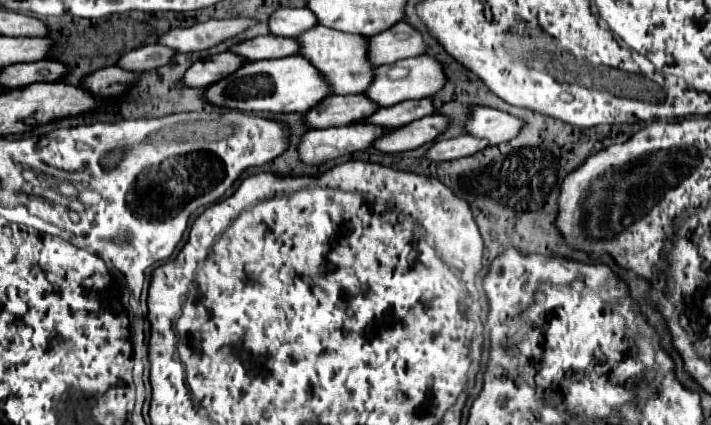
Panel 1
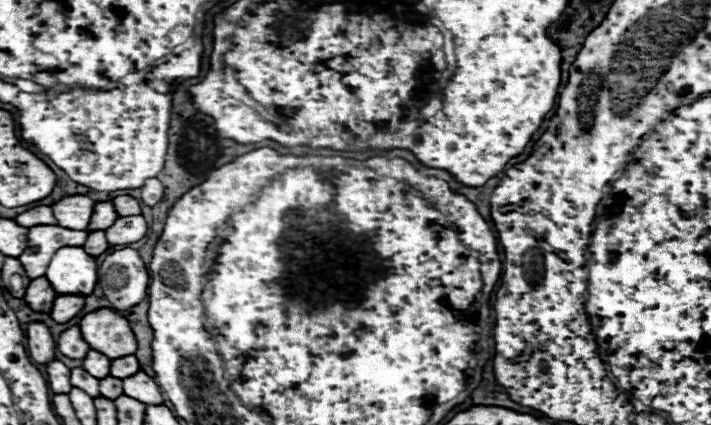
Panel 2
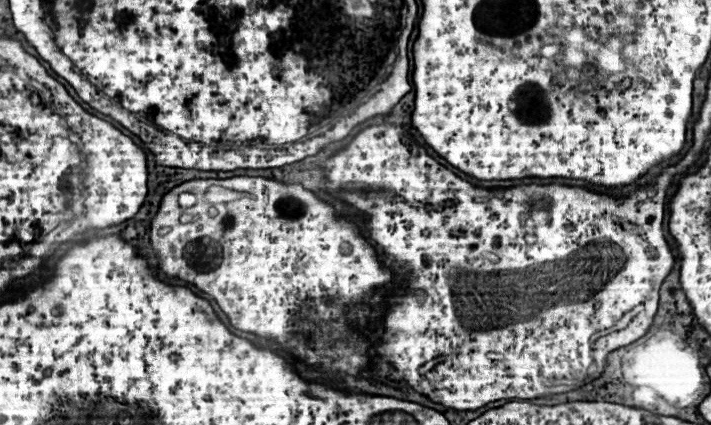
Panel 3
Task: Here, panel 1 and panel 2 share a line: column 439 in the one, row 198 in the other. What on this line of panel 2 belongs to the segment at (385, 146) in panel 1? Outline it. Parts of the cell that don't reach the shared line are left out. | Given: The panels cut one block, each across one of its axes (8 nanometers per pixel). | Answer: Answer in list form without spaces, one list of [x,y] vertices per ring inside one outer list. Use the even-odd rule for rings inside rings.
[[[116,196],[114,200],[114,208],[120,216],[136,216],[140,214],[140,202],[132,196]]]

